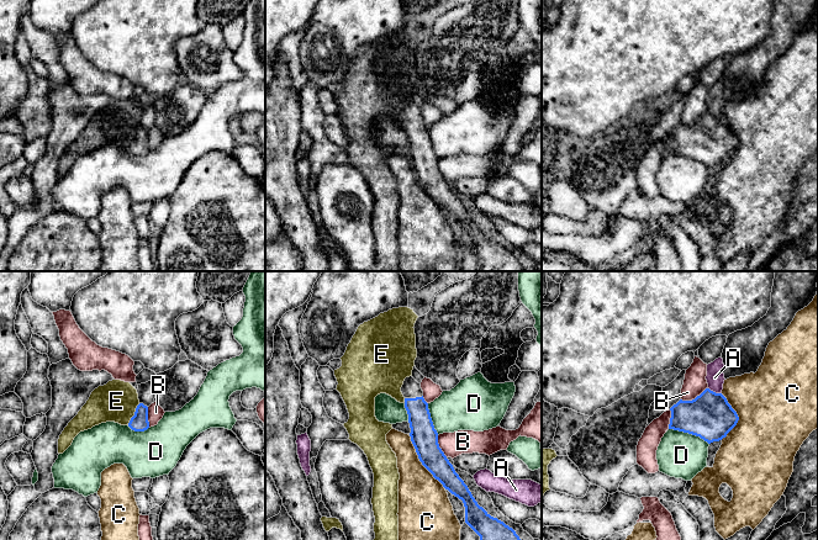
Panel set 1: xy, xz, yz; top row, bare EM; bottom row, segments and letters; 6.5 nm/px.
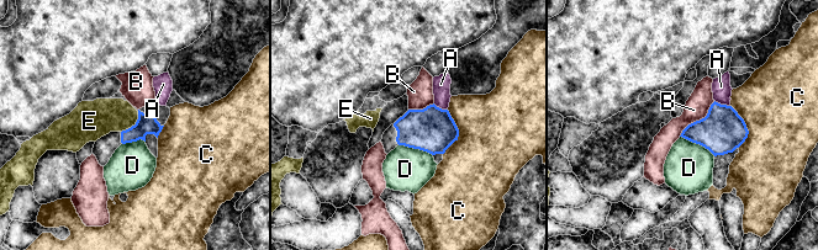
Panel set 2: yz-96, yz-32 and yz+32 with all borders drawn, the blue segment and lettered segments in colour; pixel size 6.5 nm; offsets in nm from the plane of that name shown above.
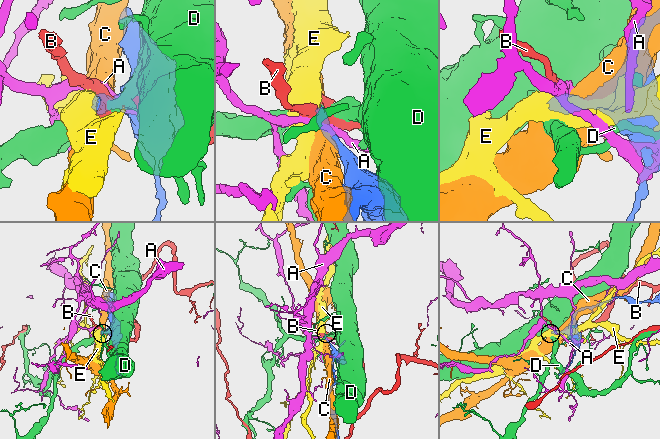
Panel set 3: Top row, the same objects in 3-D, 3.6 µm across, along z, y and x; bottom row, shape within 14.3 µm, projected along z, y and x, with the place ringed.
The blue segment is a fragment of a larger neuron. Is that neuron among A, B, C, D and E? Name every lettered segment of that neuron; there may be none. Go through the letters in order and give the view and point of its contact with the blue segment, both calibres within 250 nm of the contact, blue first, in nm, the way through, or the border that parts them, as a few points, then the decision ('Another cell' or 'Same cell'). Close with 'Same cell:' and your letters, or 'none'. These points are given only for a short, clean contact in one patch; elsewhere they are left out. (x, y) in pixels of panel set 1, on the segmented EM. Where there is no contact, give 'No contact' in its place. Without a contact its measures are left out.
A: Touches blue at yz (714, 392). Thickness 300 nm (blue) against 120 nm. Boundary: yz (707, 387), (721, 393). Another cell
B: Touches blue at yz (692, 400). Thickness 300 nm (blue) against 150 nm. Another cell
C: Touches blue at xz (421, 461). Thickness 180 nm (blue) against 320 nm. Another cell
D: Touches blue at yz (689, 433). Thickness 300 nm (blue) against 300 nm. Boundary: yz (669, 428), (698, 435), (708, 444). Another cell
E: Touches blue at xy (135, 414). Thickness 110 nm (blue) against 260 nm. Boundary: xy (140, 403), (127, 424). Another cell
Same cell: none

